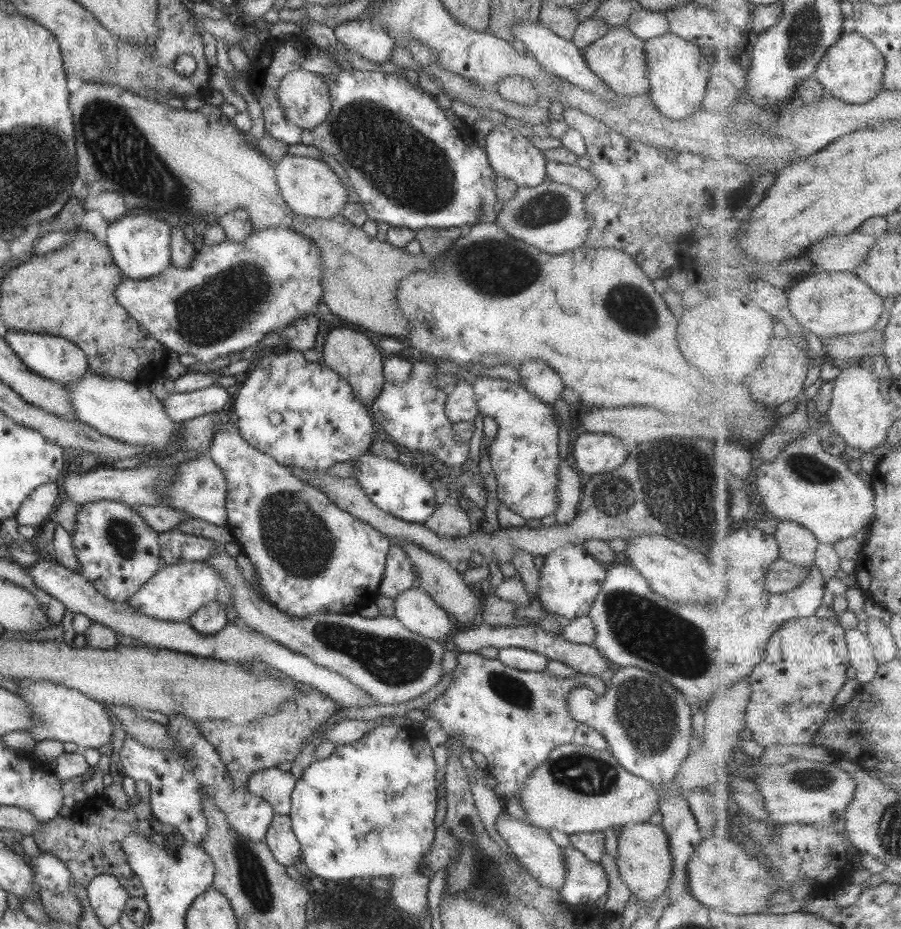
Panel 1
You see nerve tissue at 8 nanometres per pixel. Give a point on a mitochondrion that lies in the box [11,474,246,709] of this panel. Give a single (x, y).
(121, 535)

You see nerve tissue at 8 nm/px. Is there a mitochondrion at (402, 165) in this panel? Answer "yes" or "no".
yes

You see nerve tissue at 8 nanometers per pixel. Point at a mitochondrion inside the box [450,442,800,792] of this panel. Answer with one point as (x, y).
(643, 628)

